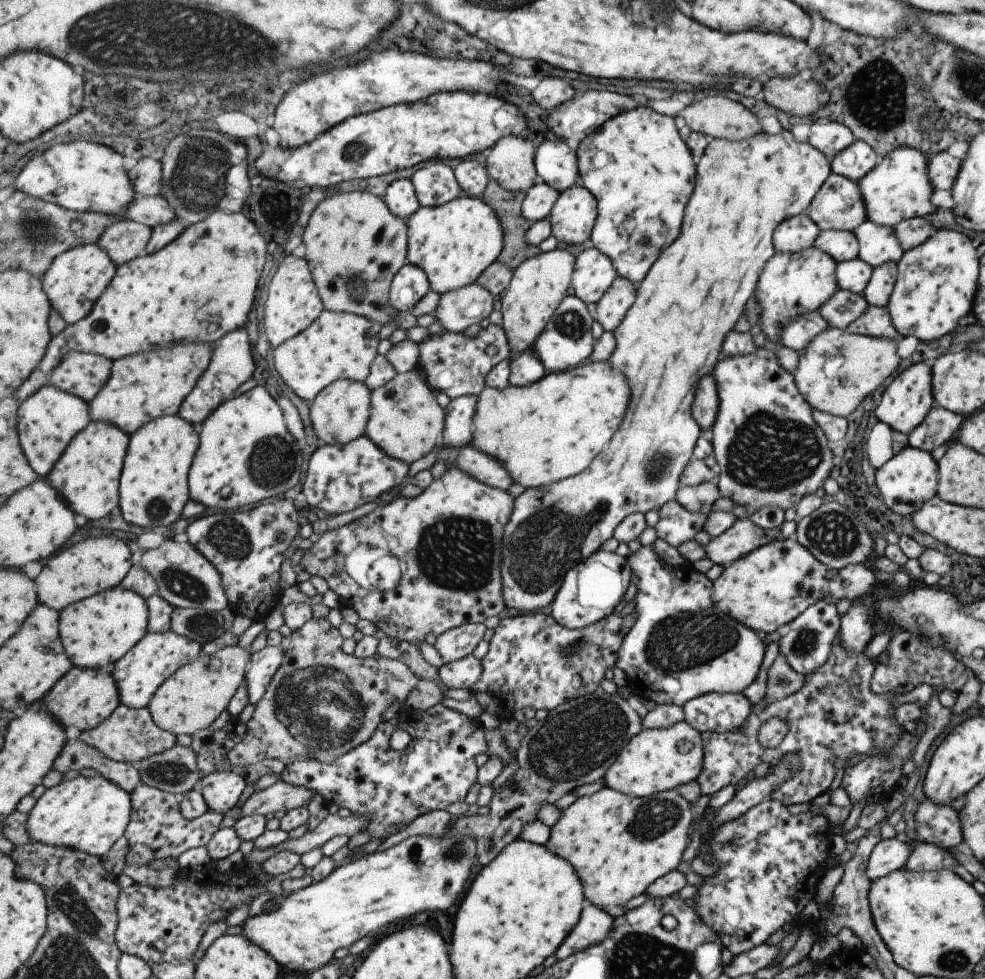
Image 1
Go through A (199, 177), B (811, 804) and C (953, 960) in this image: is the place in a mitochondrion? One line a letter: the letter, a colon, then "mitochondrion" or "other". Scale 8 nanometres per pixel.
A: mitochondrion
B: other
C: mitochondrion

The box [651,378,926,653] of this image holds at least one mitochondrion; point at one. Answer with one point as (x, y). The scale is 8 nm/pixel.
(768, 453)

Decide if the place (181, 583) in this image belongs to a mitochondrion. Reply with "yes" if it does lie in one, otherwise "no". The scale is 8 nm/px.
yes

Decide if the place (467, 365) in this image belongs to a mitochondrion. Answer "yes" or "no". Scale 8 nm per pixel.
yes

